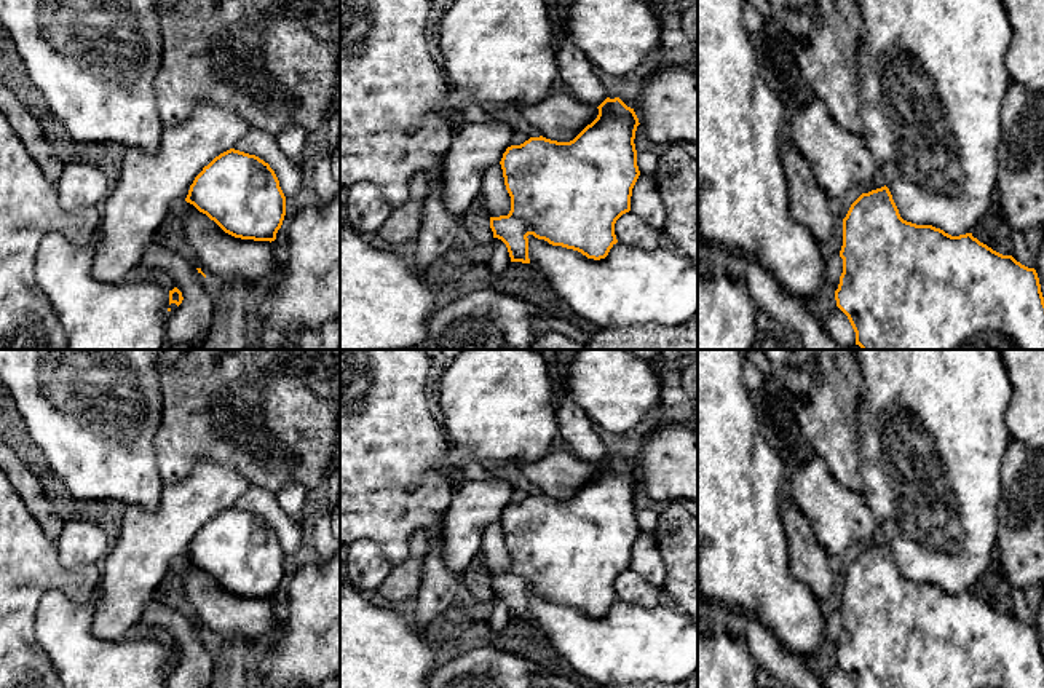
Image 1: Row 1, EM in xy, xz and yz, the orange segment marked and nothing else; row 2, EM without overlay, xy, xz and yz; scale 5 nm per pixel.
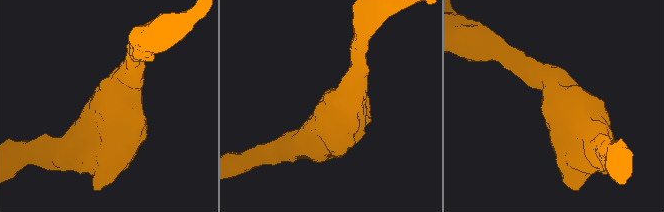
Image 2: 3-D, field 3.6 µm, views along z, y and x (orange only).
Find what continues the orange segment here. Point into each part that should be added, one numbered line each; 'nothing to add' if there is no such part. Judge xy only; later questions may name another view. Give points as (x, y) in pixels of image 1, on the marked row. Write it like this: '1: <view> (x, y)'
nothing to add

